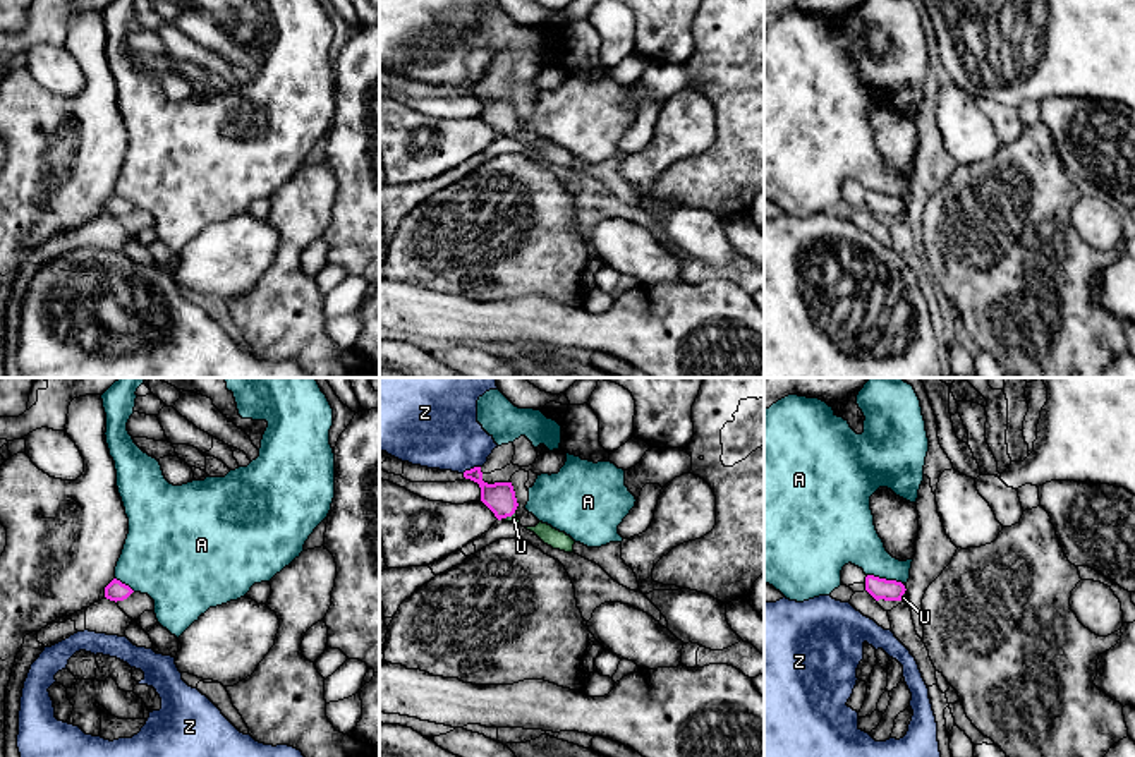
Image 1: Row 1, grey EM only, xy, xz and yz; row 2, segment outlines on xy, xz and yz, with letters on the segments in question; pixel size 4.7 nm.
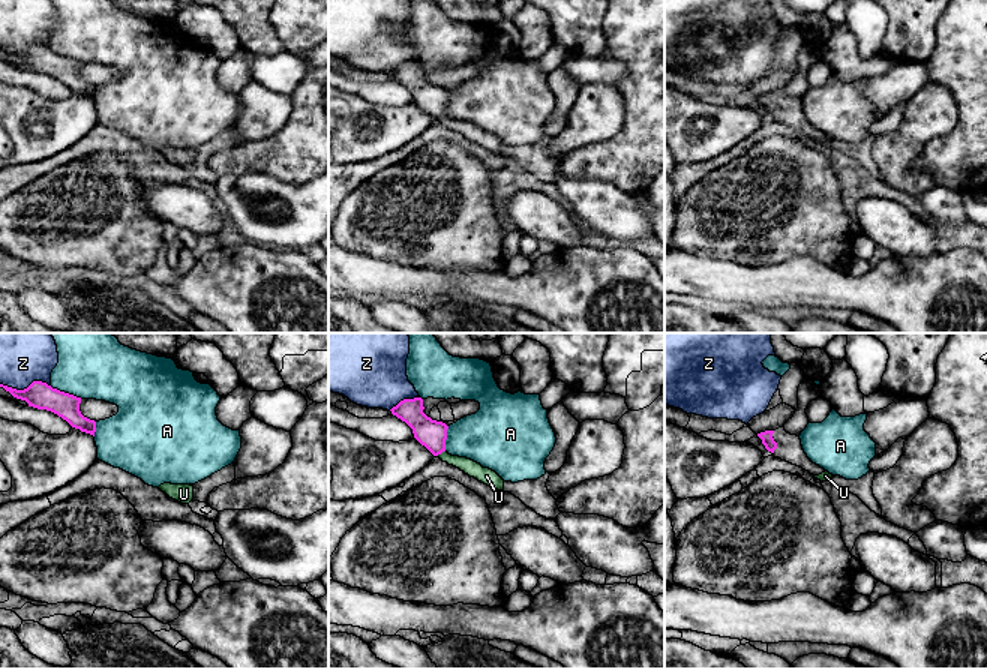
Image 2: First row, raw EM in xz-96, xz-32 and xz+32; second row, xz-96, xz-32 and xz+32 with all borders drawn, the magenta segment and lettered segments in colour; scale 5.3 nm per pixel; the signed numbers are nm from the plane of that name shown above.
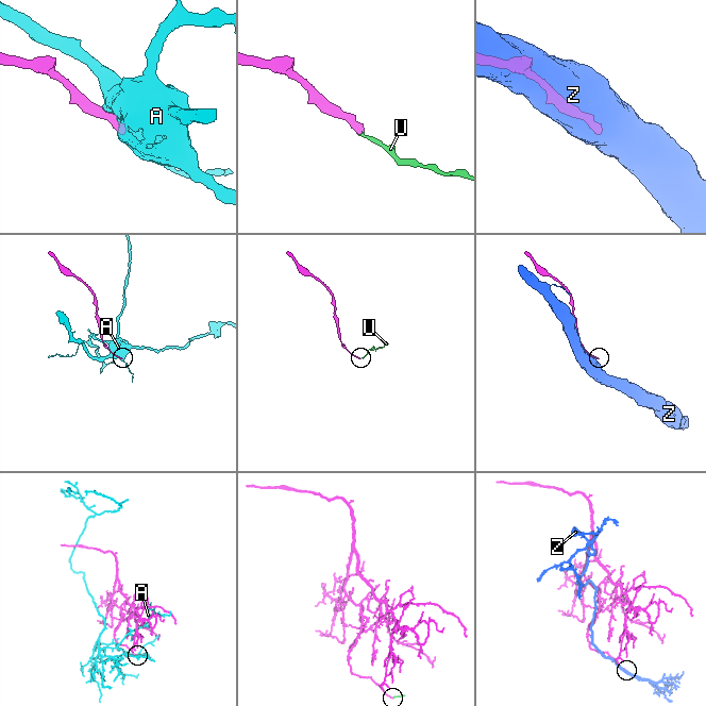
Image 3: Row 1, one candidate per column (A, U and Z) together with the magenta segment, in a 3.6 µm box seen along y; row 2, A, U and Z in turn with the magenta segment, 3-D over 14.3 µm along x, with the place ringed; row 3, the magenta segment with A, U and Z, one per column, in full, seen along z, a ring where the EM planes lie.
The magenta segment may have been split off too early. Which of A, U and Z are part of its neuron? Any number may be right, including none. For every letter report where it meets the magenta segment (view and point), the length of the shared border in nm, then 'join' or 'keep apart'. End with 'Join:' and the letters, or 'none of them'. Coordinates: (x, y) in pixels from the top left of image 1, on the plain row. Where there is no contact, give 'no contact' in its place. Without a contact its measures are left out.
A: yz (885, 194) | 180 nm | keep apart
U: xz (509, 131) | 90 nm | join
Z: xz (471, 84) | 90 nm | keep apart
Join: U

